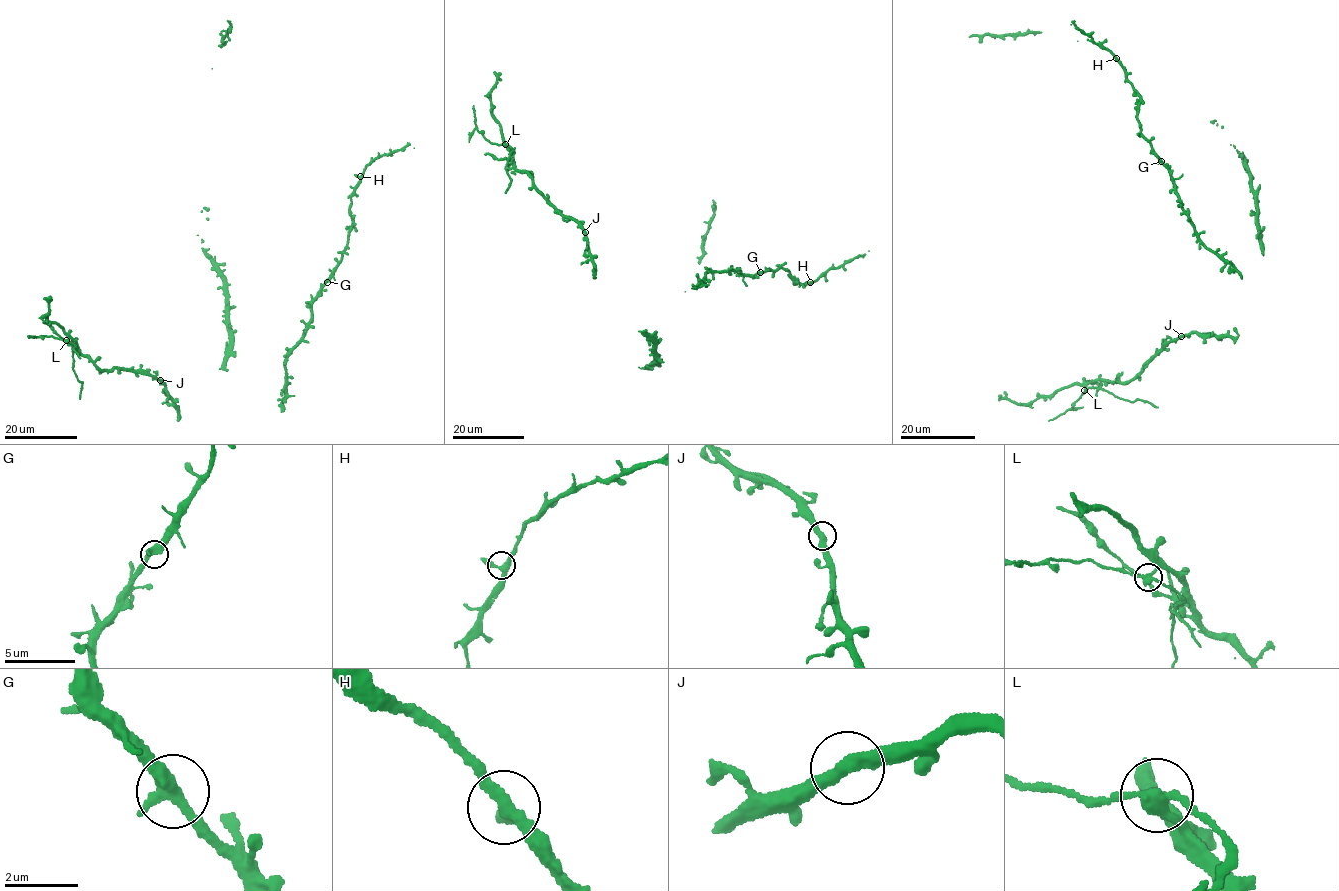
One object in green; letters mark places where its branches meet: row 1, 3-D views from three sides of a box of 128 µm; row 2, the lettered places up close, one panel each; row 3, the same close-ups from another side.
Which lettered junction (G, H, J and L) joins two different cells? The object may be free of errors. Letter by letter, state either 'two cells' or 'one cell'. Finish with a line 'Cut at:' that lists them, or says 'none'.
G: one cell
H: one cell
J: one cell
L: two cells
Cut at: L

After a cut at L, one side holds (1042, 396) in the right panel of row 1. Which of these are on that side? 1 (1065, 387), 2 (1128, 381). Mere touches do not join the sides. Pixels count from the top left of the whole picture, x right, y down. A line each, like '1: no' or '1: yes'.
1: yes
2: yes

